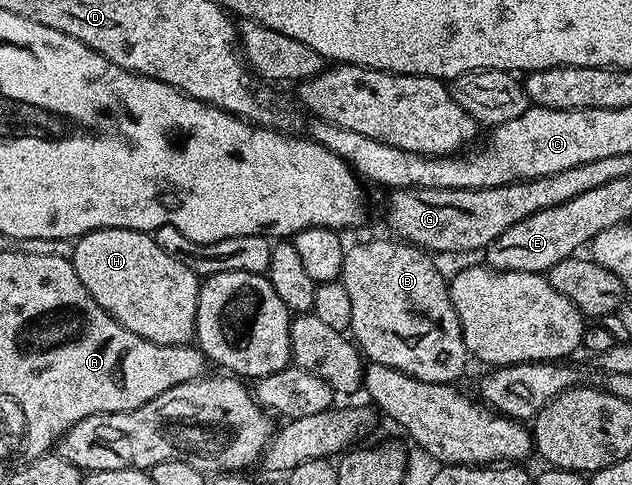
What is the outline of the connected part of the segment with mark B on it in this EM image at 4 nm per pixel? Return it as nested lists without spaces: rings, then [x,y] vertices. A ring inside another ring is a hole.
[[[389,240],[390,242],[358,242],[353,247],[347,249],[344,256],[344,264],[342,265],[342,277],[340,281],[344,284],[344,288],[348,288],[348,296],[352,299],[352,324],[349,333],[352,335],[353,341],[359,350],[370,362],[375,362],[381,366],[388,368],[396,368],[402,374],[412,376],[416,380],[424,380],[425,382],[441,382],[443,384],[457,383],[457,378],[466,370],[466,361],[468,355],[466,353],[466,345],[462,339],[462,329],[460,328],[460,320],[456,316],[456,308],[450,299],[450,287],[448,285],[447,275],[442,275],[438,271],[438,266],[433,262],[435,259],[431,257],[427,251],[411,246],[409,242],[401,240]]]

